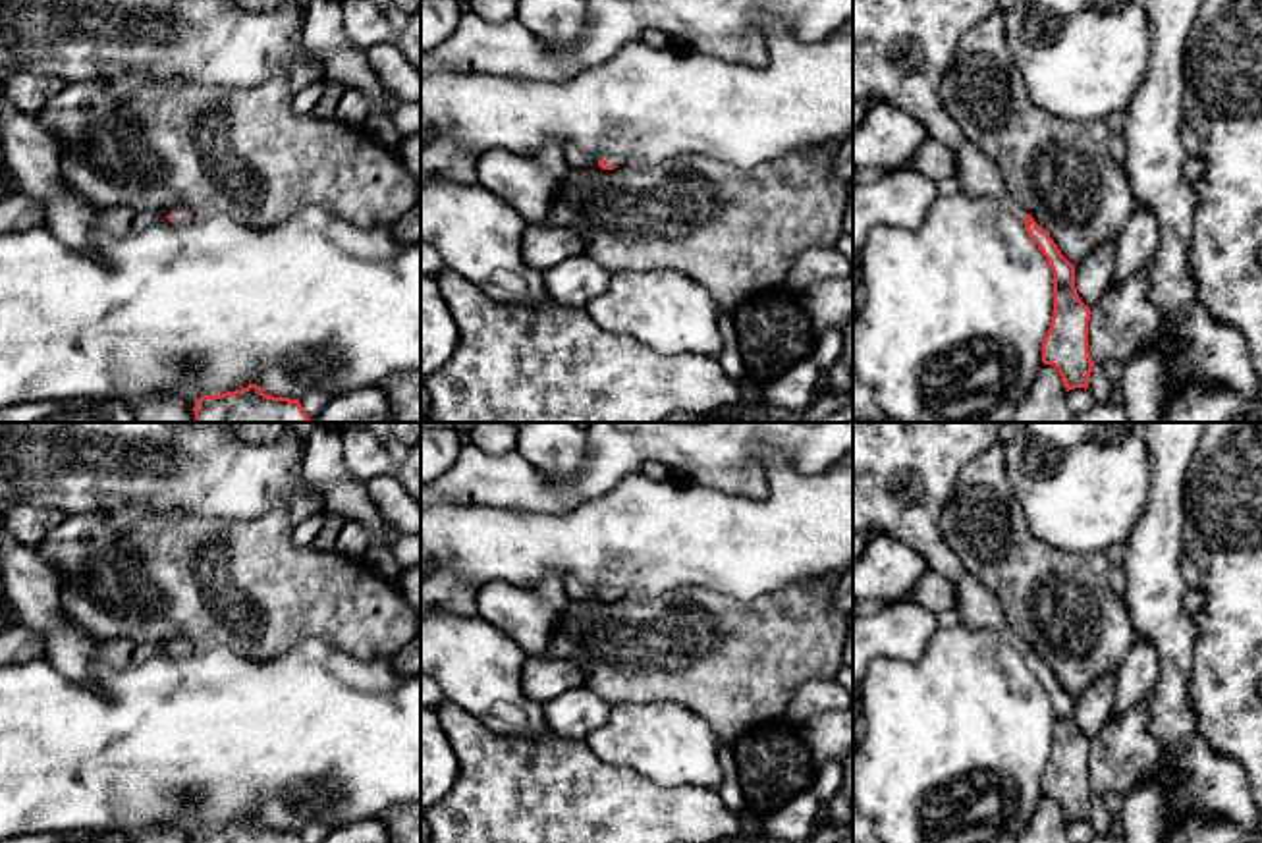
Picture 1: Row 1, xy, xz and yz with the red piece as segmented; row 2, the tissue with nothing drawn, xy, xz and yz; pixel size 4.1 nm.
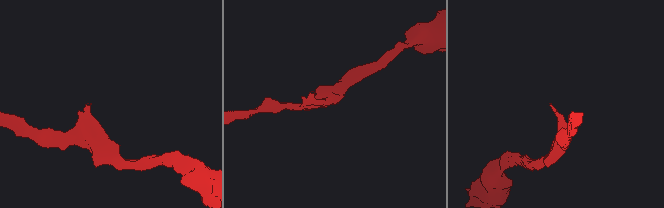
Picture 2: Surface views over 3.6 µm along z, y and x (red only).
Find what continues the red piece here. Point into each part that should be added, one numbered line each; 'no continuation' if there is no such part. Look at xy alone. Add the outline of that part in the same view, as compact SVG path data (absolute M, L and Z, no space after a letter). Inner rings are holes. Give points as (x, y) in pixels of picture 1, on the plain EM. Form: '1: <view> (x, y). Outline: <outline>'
1: xy (180, 645). Outline: M183 637L168 640L166 648L172 648L176 654L187 654L191 650L187 639Z

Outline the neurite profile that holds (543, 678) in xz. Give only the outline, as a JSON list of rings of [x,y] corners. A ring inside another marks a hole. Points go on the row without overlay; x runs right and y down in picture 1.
[[[527,656],[521,689],[529,700],[550,702],[569,689],[585,687],[585,673],[573,662],[550,656]]]

